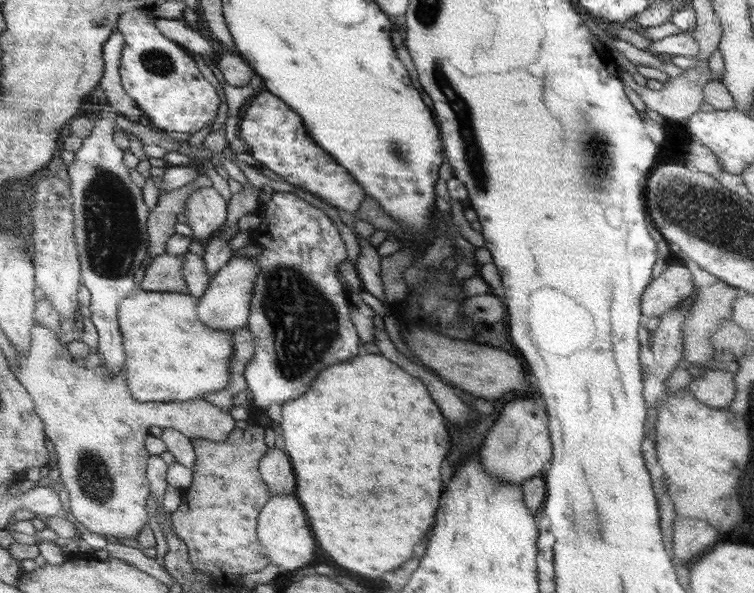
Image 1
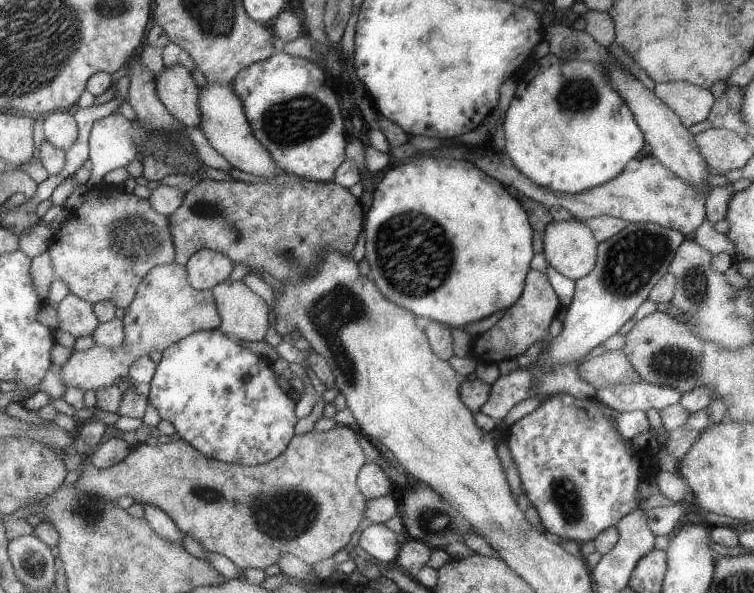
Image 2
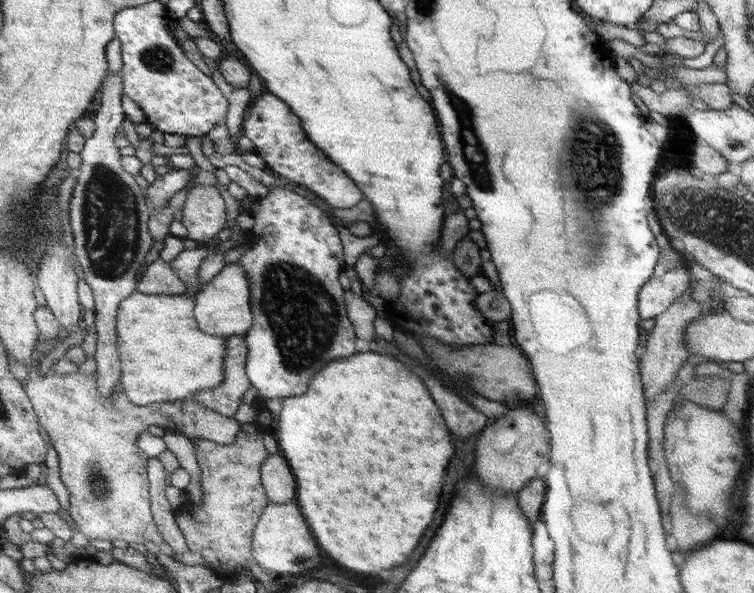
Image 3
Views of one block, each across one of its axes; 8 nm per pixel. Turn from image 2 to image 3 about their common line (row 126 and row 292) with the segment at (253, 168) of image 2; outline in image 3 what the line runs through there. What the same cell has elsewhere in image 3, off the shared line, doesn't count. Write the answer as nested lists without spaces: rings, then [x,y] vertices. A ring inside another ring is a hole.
[[[227,263],[211,279],[201,286],[194,297],[194,316],[199,328],[208,335],[244,335],[251,326],[250,282],[246,270],[237,263]]]

